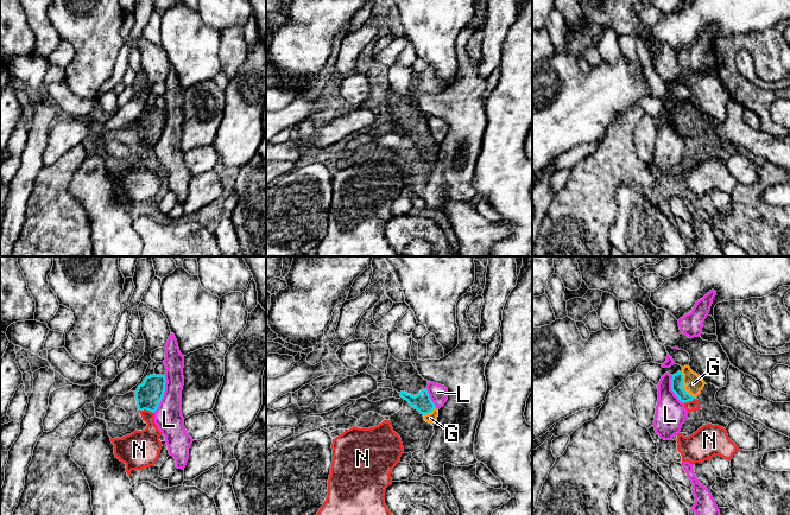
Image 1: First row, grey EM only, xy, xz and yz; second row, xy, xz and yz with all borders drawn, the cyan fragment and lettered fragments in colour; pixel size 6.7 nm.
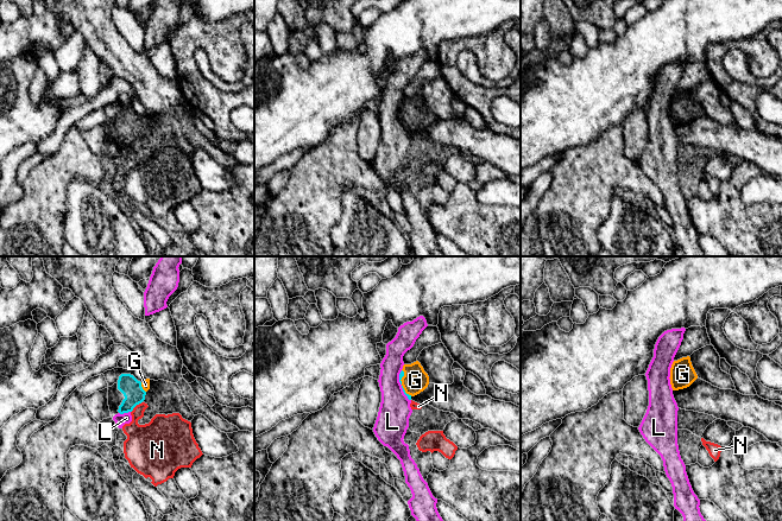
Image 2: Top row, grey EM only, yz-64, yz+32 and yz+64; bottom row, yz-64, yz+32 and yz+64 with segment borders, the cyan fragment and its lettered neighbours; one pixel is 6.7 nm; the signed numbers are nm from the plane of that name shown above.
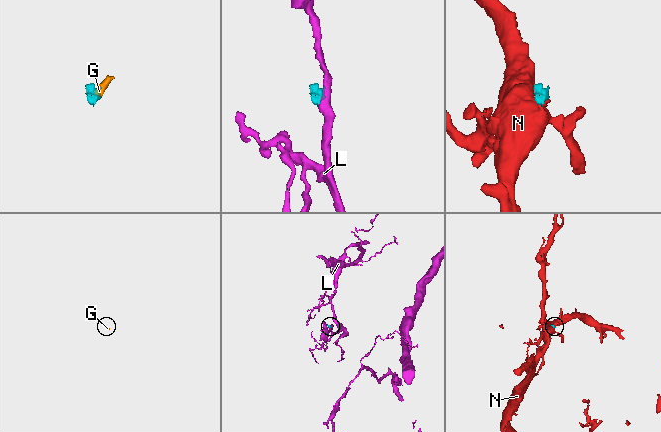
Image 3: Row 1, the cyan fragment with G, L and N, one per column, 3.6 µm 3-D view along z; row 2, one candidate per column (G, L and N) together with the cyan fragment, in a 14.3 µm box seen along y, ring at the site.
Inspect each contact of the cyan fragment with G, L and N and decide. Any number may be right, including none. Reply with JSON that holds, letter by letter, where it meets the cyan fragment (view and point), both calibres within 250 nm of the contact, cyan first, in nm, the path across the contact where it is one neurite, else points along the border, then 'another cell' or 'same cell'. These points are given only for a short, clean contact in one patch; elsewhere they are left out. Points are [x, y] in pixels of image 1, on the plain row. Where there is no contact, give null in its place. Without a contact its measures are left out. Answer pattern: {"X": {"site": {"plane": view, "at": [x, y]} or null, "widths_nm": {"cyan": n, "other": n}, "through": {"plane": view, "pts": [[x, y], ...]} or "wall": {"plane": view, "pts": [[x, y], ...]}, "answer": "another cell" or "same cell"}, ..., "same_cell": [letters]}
{"G": {"site": {"plane": "yz", "at": [682, 120]}, "widths_nm": {"cyan": 80, "other": 140}, "through": {"plane": "yz", "pts": [[677, 113], [682, 120], [693, 118]]}, "answer": "same cell"}, "L": {"site": {"plane": "xy", "at": [163, 128]}, "widths_nm": {"cyan": 180, "other": 190}, "wall": {"plane": "xy", "pts": [[165, 109], [165, 125], [158, 141], [153, 146]]}, "answer": "another cell"}, "N": {"site": {"plane": "xy", "at": [147, 144]}, "widths_nm": {"cyan": 180, "other": 220}, "wall": {"plane": "xy", "pts": [[140, 144], [147, 144], [153, 147]]}, "answer": "another cell"}, "same_cell": ["G"]}

